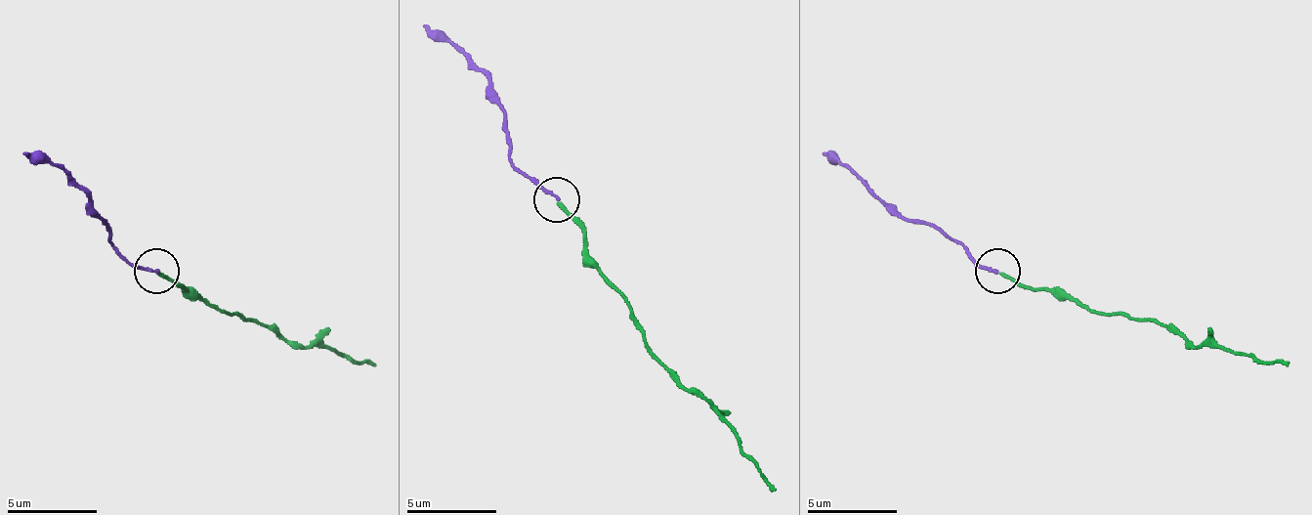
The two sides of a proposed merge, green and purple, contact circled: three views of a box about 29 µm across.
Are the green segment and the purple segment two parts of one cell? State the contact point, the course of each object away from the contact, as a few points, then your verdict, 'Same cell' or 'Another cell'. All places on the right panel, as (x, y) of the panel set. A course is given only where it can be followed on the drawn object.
Place: (997, 271). Course of green: (1000, 275), (1028, 288), (1059, 288), (1109, 315), (1168, 324), (1195, 347), (1290, 361). Course of purple: (996, 270), (983, 270), (955, 238), (901, 220), (847, 166), (825, 152). Same cell

